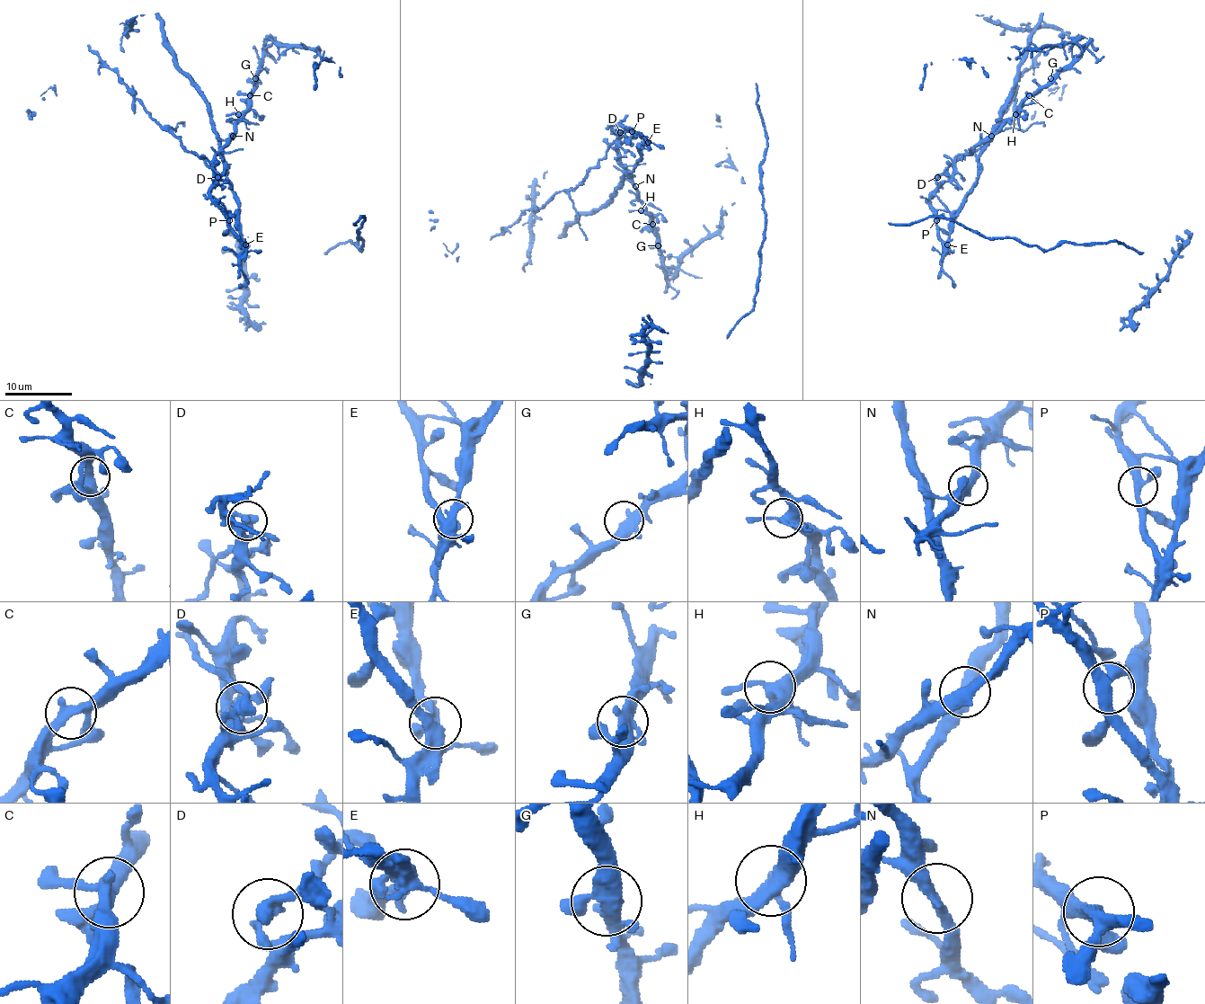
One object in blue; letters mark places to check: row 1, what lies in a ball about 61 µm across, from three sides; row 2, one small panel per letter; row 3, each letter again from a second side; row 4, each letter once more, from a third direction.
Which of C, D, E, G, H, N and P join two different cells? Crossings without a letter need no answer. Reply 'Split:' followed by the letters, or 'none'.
Split: D, E

